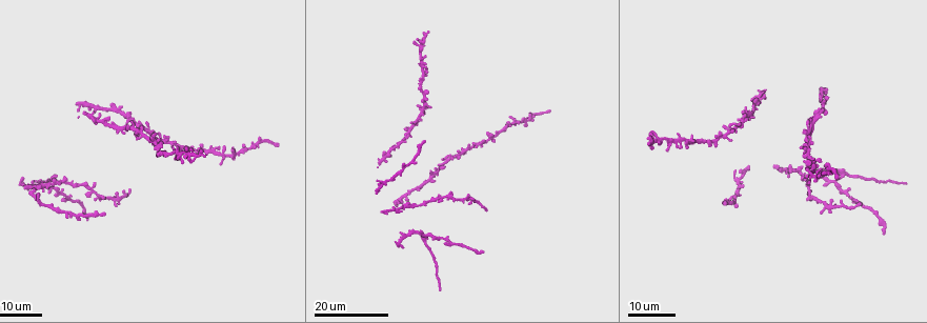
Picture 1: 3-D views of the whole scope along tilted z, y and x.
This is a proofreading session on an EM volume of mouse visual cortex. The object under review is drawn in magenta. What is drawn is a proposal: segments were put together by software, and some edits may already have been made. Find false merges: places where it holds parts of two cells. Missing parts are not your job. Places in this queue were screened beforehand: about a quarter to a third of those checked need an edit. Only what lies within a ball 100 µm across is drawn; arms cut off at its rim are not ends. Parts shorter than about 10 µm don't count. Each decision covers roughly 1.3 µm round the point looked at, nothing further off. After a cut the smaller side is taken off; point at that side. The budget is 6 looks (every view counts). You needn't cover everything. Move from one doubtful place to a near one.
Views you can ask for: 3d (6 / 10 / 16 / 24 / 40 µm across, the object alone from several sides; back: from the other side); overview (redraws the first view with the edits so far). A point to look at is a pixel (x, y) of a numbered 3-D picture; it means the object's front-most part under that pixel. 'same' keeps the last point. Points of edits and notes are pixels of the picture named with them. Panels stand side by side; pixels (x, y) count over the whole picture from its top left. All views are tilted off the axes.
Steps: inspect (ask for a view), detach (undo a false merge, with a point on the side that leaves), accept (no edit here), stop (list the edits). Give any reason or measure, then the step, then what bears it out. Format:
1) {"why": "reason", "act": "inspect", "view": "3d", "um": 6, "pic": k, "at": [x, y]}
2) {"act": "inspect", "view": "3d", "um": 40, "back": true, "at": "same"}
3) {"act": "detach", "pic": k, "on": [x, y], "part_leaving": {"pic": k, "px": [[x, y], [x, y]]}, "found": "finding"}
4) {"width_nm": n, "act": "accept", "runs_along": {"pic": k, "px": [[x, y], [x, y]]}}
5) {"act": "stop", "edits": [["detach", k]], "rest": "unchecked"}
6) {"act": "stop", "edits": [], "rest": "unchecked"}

{"why": "four or more arms meet", "act": "inspect", "view": "3d", "um": 24, "pic": 1, "at": [90, 189]}

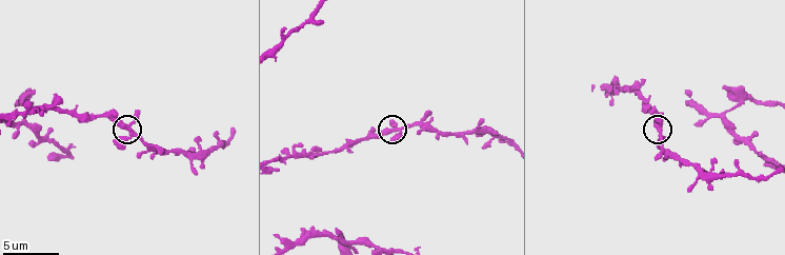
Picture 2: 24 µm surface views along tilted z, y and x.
{"why": "zoom in", "act": "inspect", "view": "3d", "um": 6, "pic": 2, "at": [392, 129]}

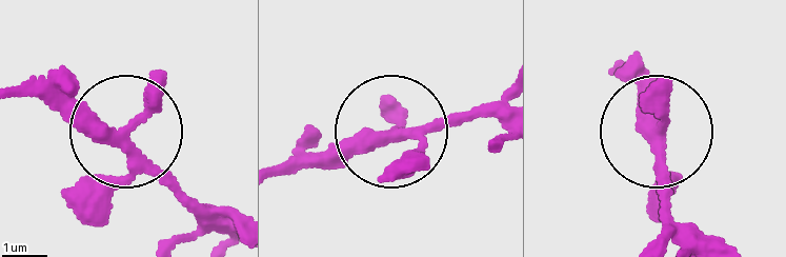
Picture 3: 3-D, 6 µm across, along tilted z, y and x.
{"act": "accept", "found": "all the same cell"}

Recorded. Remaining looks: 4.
{"why": "three-way junction", "act": "inspect", "view": "3d", "um": 10, "pic": 2, "at": [353, 244]}

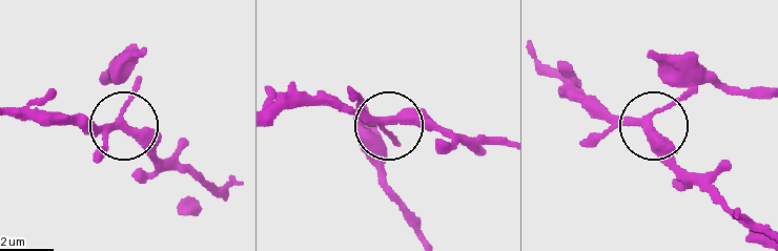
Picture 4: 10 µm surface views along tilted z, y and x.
{"arms": 3, "act": "accept", "found": "one cell here"}

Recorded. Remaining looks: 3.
{"why": "a fork", "act": "inspect", "view": "3d", "um": 24, "pic": 1, "at": [814, 119]}

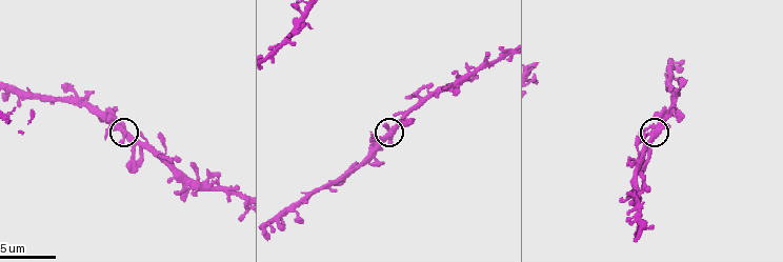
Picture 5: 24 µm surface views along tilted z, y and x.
{"why": "zoom in", "act": "inspect", "view": "3d", "um": 10, "pic": 5, "at": [653, 137]}

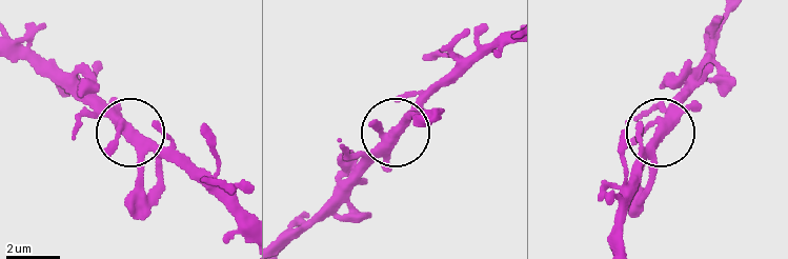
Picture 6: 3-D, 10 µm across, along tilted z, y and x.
{"width_nm": 330, "act": "accept", "runs_along": {"pic": 6, "px": [[126, 136], [117, 110], [75, 77]]}, "found": "all the same cell"}

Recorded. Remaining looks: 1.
{"act": "stop", "edits": [], "rest": "unchecked"}

